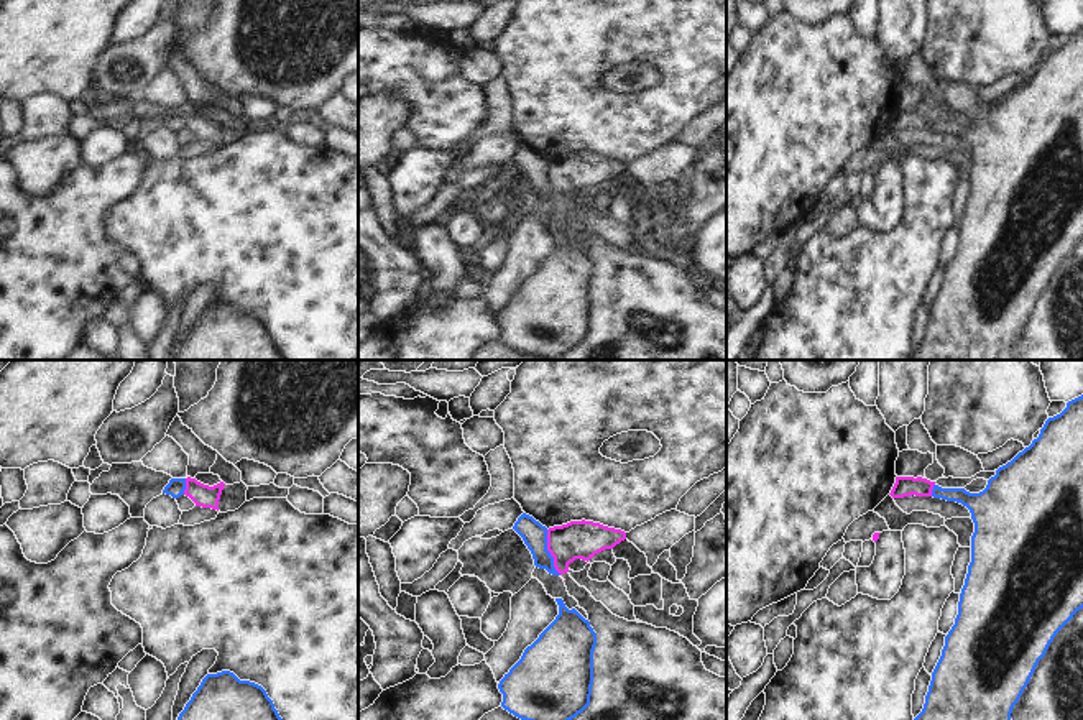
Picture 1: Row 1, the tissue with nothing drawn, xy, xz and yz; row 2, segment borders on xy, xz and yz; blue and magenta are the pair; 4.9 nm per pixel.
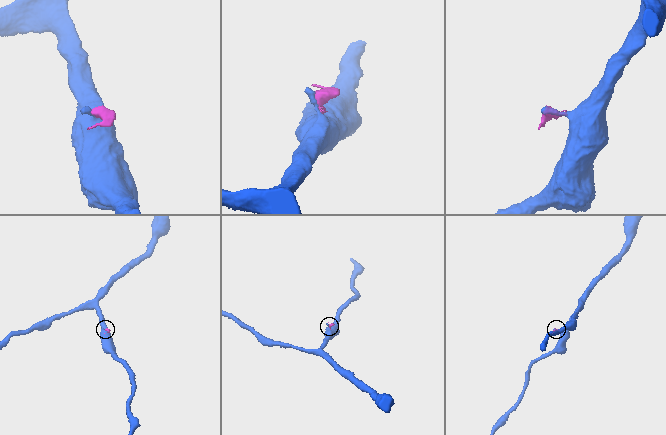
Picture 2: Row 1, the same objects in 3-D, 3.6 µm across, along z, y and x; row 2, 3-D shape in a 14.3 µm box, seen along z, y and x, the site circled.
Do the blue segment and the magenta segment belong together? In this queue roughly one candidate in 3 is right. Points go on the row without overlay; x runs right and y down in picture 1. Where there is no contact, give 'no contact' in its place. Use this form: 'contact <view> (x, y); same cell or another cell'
contact xz (549, 184); another cell

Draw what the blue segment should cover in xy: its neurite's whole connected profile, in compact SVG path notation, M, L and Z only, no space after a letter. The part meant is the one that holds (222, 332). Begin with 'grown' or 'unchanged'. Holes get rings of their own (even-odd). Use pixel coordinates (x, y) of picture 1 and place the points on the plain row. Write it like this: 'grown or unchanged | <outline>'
unchanged | M222 302L217 306L207 306L202 311L177 352L171 353L169 360L288 360L288 357L279 348L273 332L261 317L250 312L240 312L233 304Z

